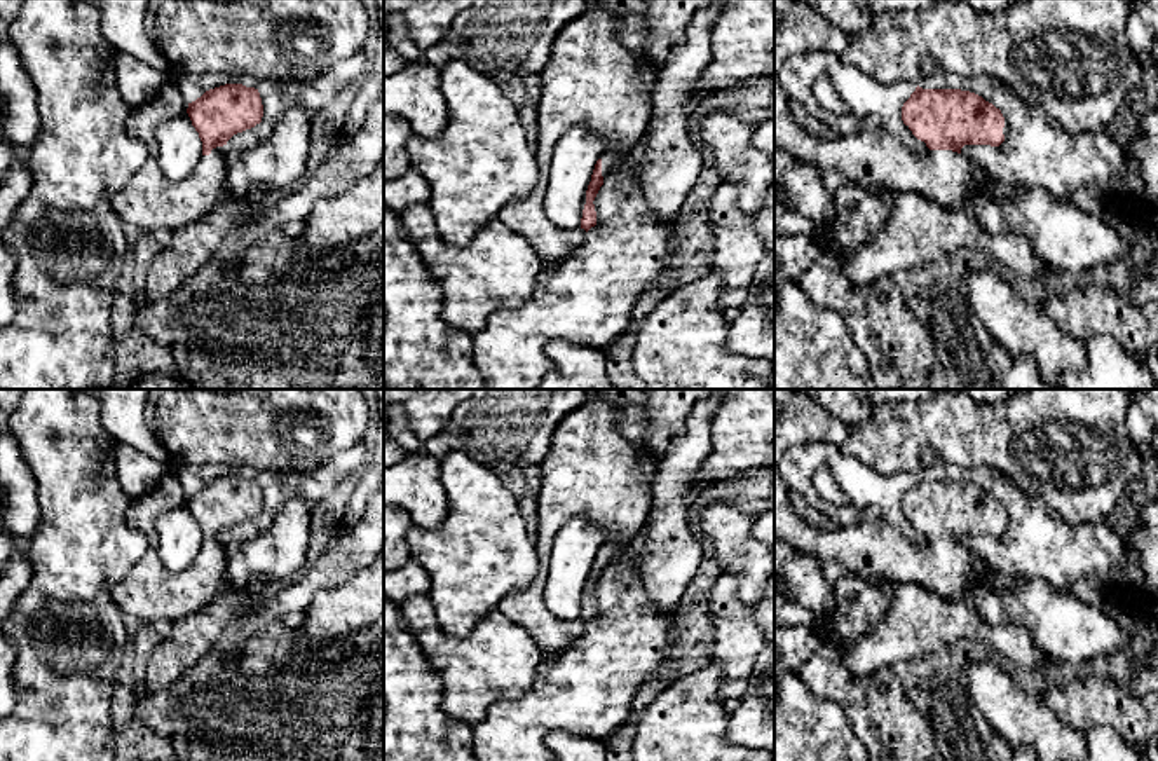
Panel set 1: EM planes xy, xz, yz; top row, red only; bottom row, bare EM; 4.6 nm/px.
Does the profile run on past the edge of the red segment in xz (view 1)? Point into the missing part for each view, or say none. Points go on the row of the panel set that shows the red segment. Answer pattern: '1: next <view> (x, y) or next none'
1: next xz (592, 81)

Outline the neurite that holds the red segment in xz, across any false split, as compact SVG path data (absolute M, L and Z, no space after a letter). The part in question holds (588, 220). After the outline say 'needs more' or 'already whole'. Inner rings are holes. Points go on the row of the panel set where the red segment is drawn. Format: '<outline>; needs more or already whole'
M588 5L581 16L569 21L556 33L549 61L537 75L541 82L537 147L534 150L539 175L537 183L527 197L504 206L499 220L532 244L544 267L567 258L584 241L586 232L596 225L593 201L607 180L619 178L624 155L642 141L652 113L652 94L659 70L640 51L630 51L621 45L619 28L621 21L610 10L600 5ZM574 126L602 134L609 141L609 147L595 164L586 190L581 225L577 229L560 229L544 213L544 192L551 169L551 150Z; needs more

